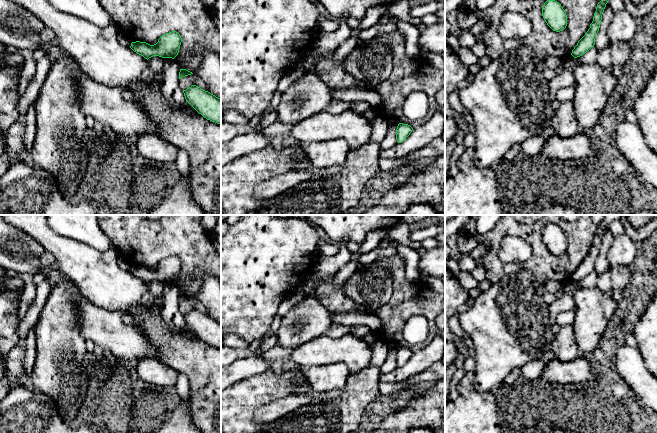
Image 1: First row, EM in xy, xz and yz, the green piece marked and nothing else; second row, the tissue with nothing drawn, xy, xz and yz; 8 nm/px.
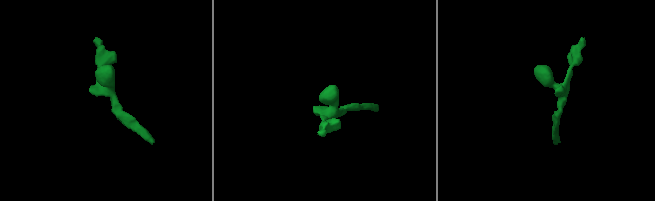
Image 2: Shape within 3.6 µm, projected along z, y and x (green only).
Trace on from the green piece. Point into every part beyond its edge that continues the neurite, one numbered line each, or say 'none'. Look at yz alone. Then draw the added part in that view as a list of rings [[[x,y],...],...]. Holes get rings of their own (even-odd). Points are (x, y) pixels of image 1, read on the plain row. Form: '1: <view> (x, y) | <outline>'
none

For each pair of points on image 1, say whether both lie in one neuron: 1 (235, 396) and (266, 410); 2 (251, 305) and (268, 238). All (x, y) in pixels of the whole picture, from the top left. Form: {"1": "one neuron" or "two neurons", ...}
{"1": "two neurons", "2": "one neuron"}

